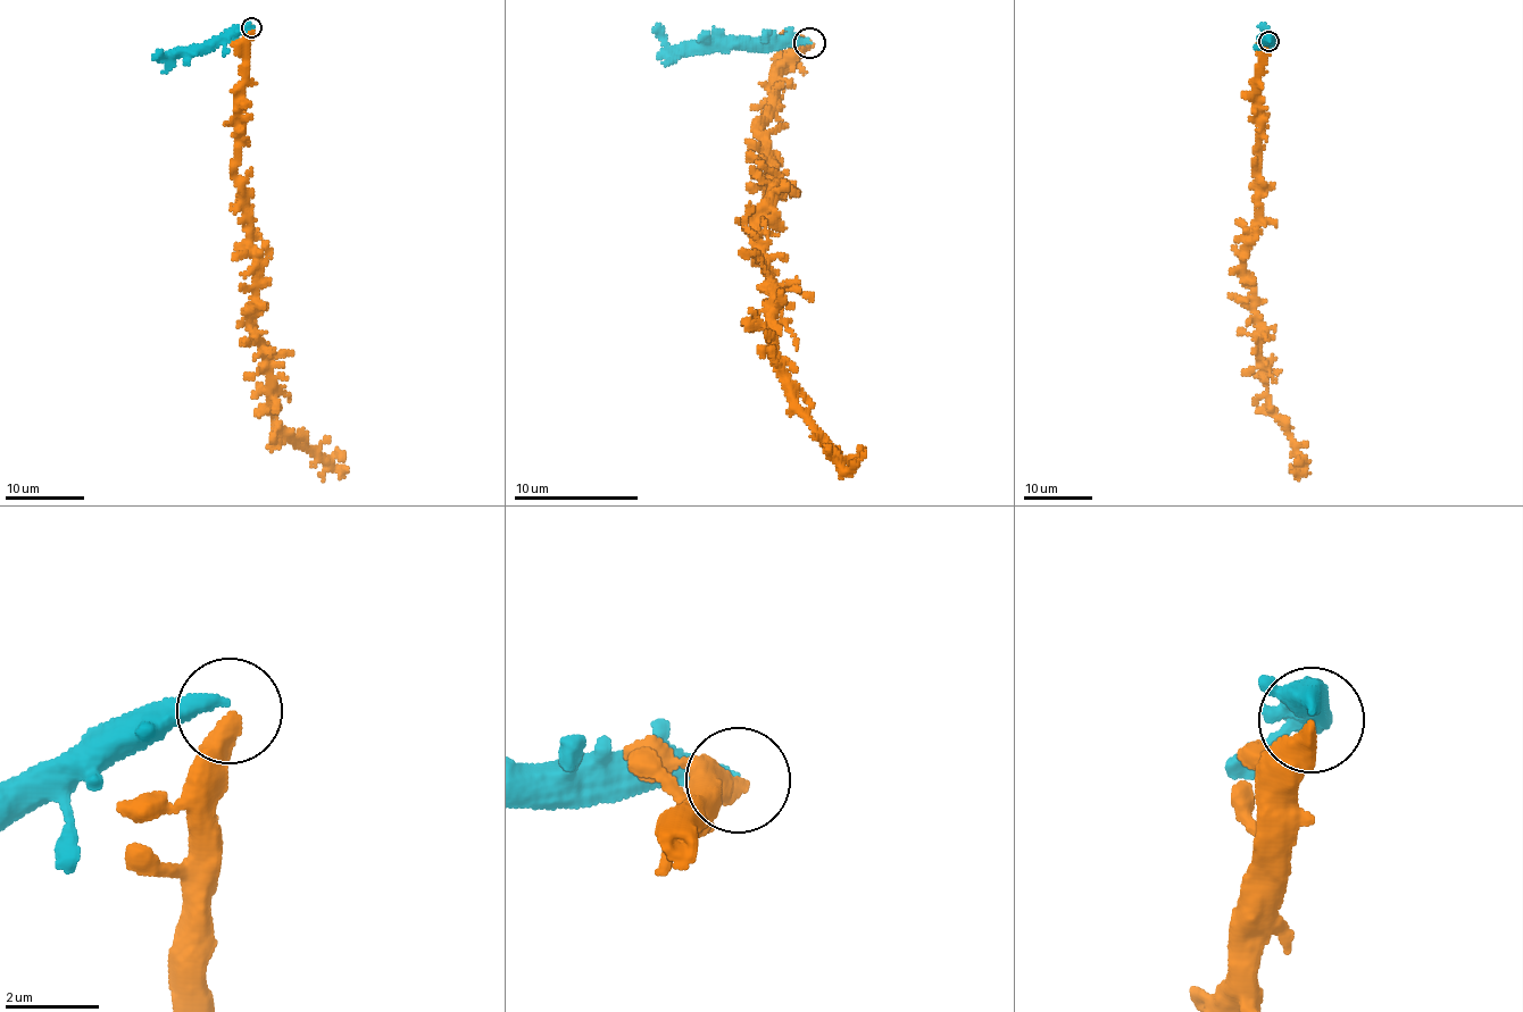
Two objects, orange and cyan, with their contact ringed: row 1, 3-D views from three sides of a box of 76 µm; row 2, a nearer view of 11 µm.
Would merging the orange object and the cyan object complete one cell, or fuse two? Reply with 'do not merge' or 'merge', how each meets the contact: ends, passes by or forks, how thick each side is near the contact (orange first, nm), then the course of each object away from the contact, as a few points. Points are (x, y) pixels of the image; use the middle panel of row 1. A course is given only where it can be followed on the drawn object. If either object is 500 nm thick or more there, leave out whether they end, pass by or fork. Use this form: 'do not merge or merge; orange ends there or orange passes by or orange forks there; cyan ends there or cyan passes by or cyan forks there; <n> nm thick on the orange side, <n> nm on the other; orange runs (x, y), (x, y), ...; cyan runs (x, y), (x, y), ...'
merge; orange ends there; cyan ends there; 360 nm thick on the orange side, 320 nm on the other; orange runs (810, 44), (779, 75), (762, 127), (775, 182), (757, 239), (770, 353), (847, 468), (865, 450); cyan runs (810, 42), (763, 39), (723, 47), (675, 48), (665, 41), (657, 24)

